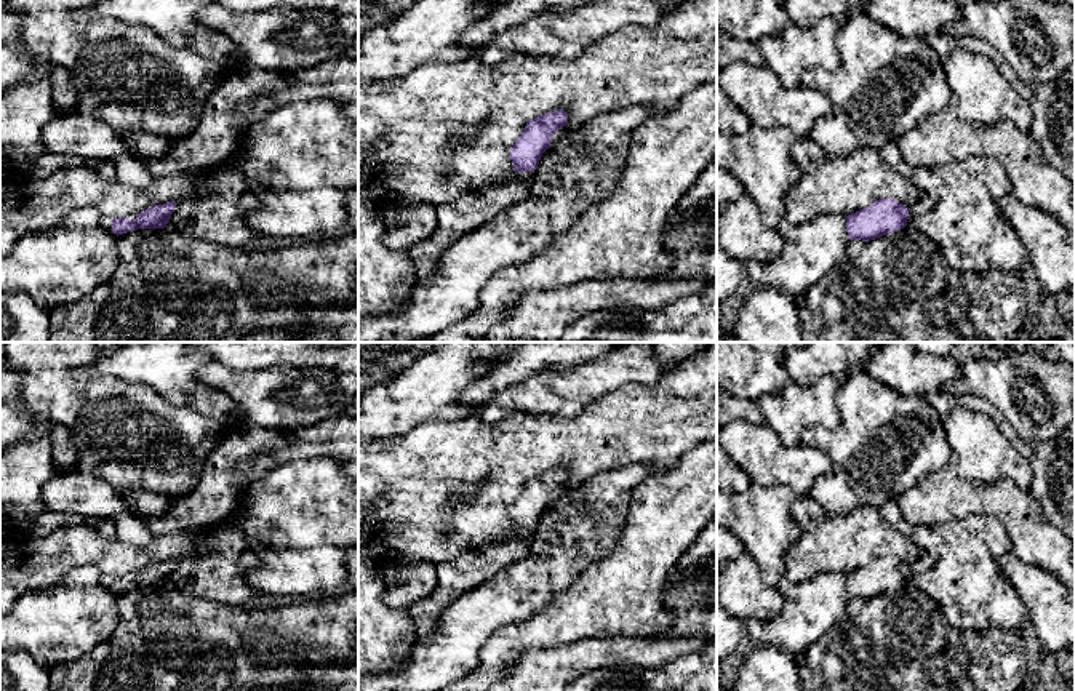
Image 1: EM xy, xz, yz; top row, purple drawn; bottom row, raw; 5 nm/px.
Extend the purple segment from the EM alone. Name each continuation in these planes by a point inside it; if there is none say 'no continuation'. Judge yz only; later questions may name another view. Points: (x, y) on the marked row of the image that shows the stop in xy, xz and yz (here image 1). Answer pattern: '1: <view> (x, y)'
1: yz (923, 203)

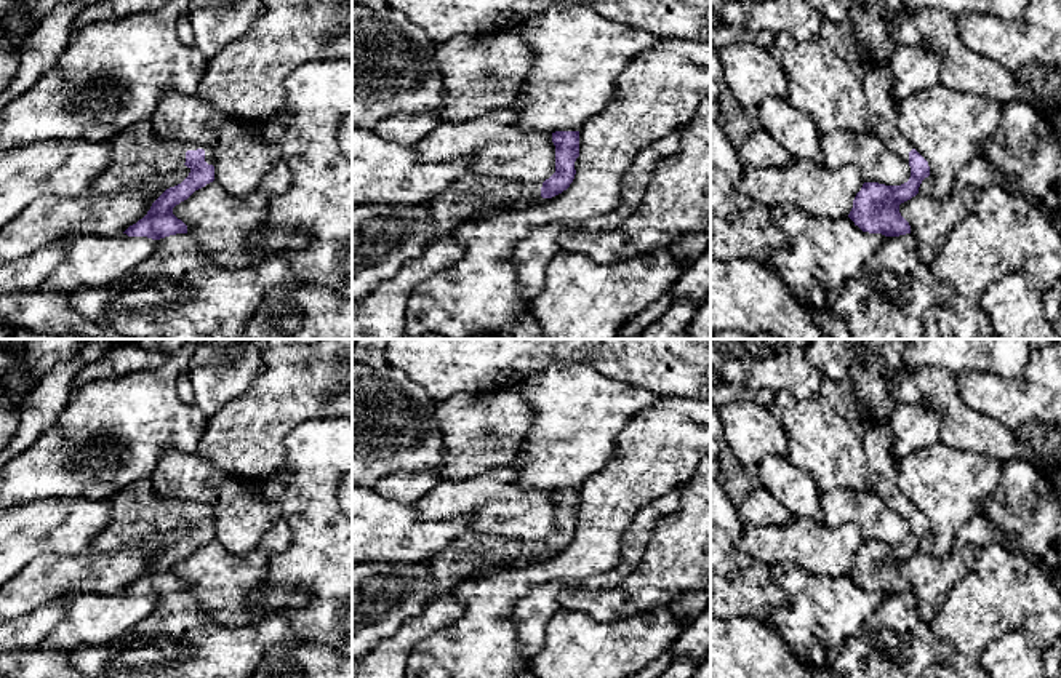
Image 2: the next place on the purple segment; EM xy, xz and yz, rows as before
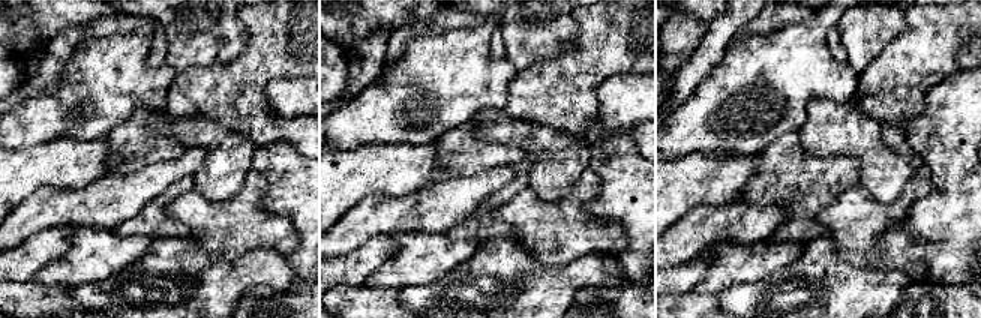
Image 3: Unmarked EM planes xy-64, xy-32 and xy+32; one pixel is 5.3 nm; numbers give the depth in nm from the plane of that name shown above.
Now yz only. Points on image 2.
1: yz (882, 109)

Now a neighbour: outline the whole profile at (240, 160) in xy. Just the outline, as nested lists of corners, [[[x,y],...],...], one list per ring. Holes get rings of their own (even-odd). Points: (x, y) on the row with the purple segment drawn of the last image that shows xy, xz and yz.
[[[170,91],[158,99],[150,117],[152,131],[162,139],[208,144],[213,149],[214,181],[234,197],[251,195],[264,174],[282,160],[282,150],[275,142],[267,141],[261,133],[251,133],[248,122],[238,120],[226,112],[213,109],[195,94]]]

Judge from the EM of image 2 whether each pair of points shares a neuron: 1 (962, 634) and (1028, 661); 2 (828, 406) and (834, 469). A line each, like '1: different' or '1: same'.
1: different
2: same

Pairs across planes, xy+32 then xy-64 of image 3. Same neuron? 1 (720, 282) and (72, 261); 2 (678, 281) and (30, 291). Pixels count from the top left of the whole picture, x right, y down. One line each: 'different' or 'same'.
1: same
2: different

